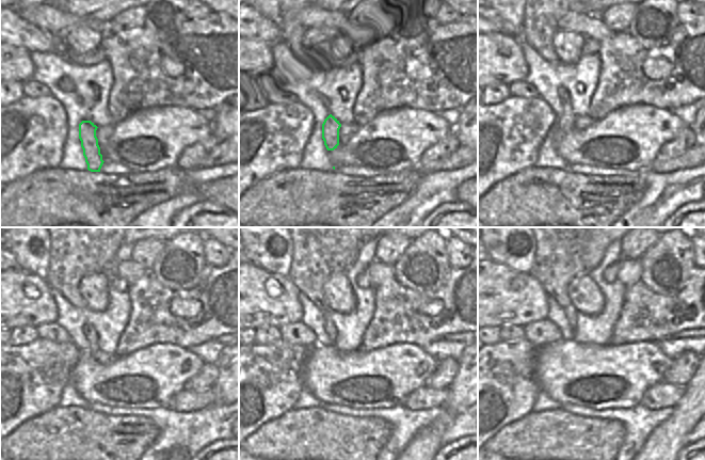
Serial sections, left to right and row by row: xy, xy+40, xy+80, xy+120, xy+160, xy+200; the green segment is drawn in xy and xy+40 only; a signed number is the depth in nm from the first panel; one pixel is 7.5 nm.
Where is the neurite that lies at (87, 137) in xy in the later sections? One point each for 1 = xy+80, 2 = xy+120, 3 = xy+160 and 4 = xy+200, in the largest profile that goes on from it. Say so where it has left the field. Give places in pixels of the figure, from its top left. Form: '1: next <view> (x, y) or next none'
1: next xy+80 (566, 122)
2: next xy+120 (90, 333)
3: next xy+160 (320, 249)
4: next xy+200 (558, 260)

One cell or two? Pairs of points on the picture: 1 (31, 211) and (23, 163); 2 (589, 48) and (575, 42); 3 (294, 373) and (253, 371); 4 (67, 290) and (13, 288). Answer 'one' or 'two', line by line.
1: two
2: two
3: one
4: two

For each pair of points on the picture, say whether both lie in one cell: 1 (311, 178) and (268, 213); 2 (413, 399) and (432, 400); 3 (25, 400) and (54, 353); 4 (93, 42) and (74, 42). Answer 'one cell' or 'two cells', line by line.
1: one cell
2: one cell
3: one cell
4: one cell

